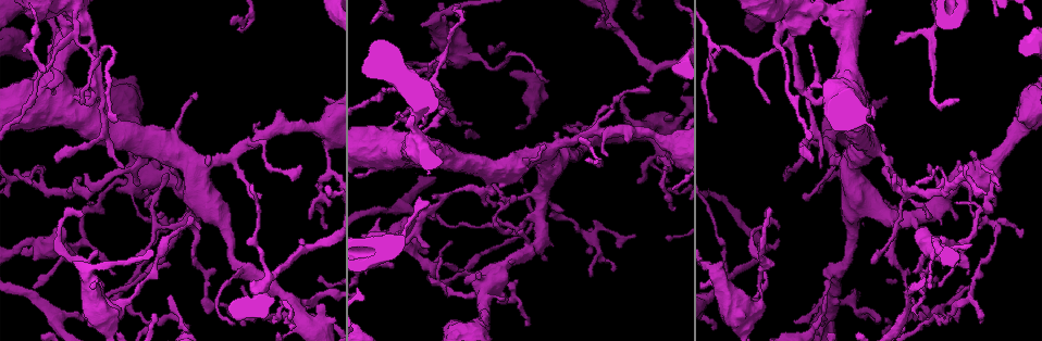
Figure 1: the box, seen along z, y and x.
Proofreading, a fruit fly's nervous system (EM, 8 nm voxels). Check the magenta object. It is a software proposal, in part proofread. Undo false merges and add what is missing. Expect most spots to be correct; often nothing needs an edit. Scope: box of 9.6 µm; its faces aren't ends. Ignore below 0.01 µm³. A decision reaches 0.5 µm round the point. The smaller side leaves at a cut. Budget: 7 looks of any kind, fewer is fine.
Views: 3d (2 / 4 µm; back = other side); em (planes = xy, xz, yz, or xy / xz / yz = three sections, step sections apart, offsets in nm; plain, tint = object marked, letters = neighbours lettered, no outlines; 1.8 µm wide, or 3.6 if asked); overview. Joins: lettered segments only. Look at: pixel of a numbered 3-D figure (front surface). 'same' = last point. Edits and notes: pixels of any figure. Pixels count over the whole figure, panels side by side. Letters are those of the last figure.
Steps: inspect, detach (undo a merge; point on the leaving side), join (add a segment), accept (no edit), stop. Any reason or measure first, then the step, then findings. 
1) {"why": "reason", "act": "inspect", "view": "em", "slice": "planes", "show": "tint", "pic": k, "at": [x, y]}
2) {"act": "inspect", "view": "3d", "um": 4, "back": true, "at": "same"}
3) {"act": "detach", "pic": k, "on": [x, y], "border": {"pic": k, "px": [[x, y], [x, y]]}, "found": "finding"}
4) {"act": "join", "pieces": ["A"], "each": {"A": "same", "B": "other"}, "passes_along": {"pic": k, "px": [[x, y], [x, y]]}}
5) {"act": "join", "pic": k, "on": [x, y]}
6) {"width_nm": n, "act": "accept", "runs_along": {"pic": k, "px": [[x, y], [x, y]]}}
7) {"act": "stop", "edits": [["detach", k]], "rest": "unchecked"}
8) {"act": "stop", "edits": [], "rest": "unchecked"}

{"why": "abrupt turn", "act": "inspect", "view": "3d", "um": 2, "pic": 1, "at": [294, 302]}

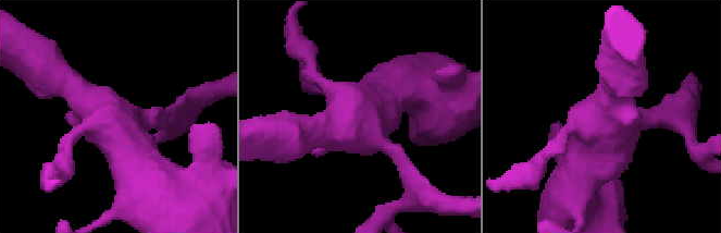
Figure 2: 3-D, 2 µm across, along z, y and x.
{"act": "inspect", "view": "em", "um": 3.6, "slice": "planes", "show": "letters", "pic": 2, "at": [123, 126]}

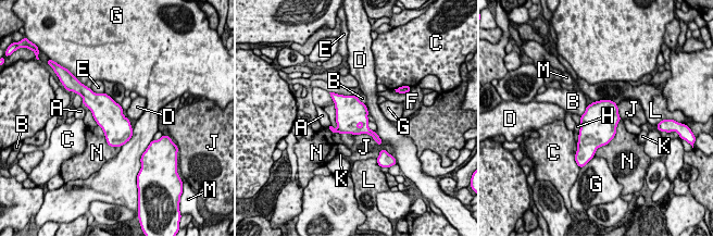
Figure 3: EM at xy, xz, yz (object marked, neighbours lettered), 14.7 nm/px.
{"width_nm": 420, "act": "accept", "each": {"A": "other", "B": "other", "C": "other", "D": "other", "E": "other", "F": "other", "G": "other", "H": "other", "J": "other", "K": "other", "L": "other", "M": "other", "N": "other"}, "border": {"pic": 3, "px": [[367, 114], [370, 121]]}, "found": "all the same cell"}

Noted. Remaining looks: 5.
{"why": "four or more arms meet", "act": "inspect", "view": "em", "slice": "planes", "show": "letters", "pic": 1, "at": [542, 200]}

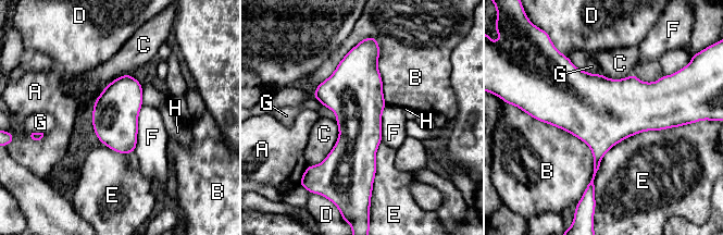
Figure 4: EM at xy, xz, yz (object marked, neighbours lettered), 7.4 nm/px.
{"longest_contact_nm": ["E", 800], "act": "accept", "each": {"A": "other", "B": "other", "C": "other", "D": "other", "E": "other", "F": "other", "G": "other", "H": "other"}, "border": {"pic": 4, "px": [[142, 103], [134, 151]]}, "found": "continuous, no second cell"}

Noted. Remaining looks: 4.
{"why": "arms part here", "act": "inspect", "view": "3d", "um": 4, "back": true, "pic": 1, "at": [77, 35]}

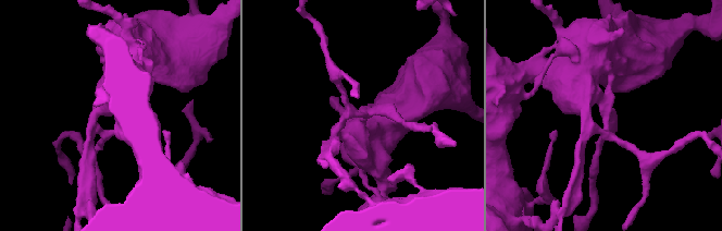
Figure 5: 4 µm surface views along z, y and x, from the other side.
{"arms": 3, "why": "need the tissue", "act": "inspect", "view": "em", "slice": "planes", "show": "letters", "pic": 5, "at": [606, 115]}

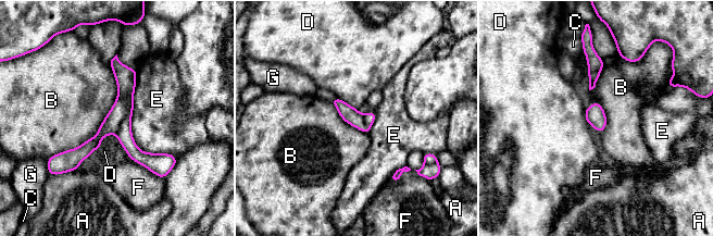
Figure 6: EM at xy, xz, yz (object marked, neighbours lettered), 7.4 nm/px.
{"act": "accept", "each": {"A": "other", "B": "other", "C": "other", "D": "other", "E": "other", "F": "other", "G": "other"}, "runs_along": {"pic": 6, "px": [[115, 60], [121, 114], [63, 163]]}, "found": "continuous, no second cell"}

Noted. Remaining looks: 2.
{"act": "stop", "edits": [], "rest": "unchecked"}

